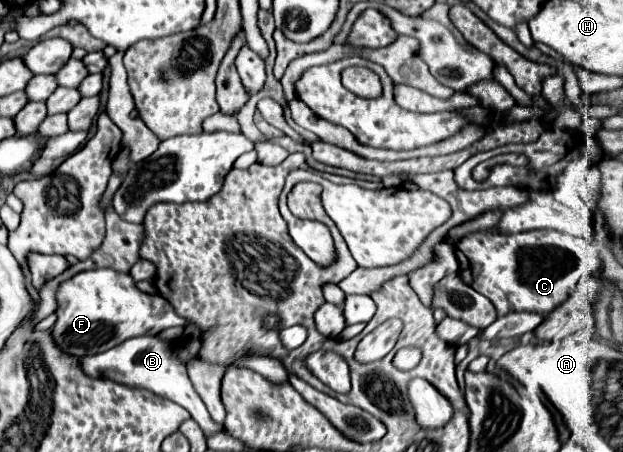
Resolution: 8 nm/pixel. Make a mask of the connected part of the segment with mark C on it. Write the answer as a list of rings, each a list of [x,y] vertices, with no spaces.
[[[492,229],[476,231],[472,235],[466,235],[456,245],[456,257],[458,257],[458,275],[464,283],[468,283],[472,289],[482,293],[492,301],[498,315],[506,315],[510,311],[534,311],[534,313],[550,313],[554,307],[558,307],[568,297],[568,283],[566,275],[574,269],[576,259],[586,257],[588,245],[584,239],[560,233],[560,231],[524,231],[514,235],[494,233]]]

